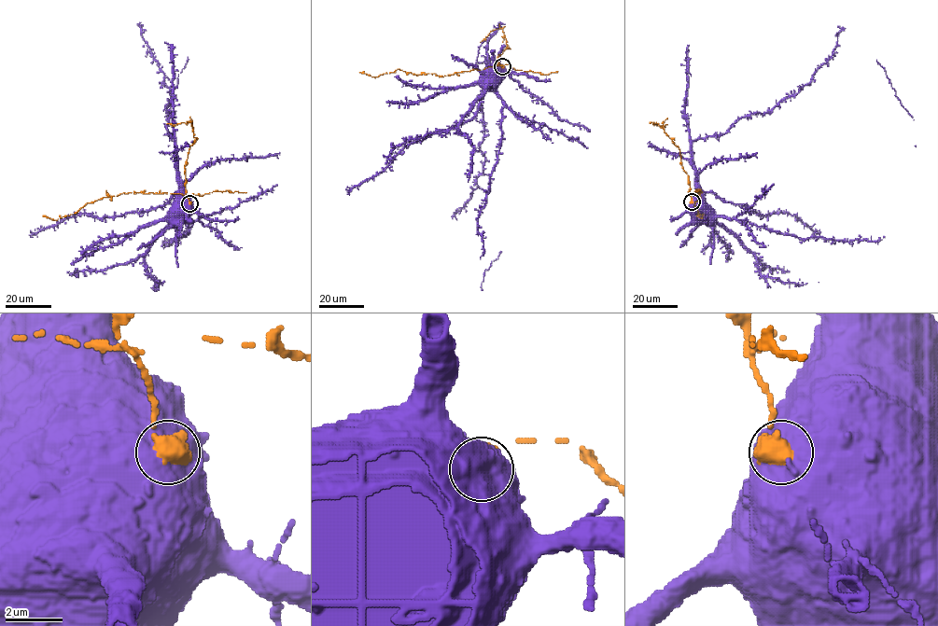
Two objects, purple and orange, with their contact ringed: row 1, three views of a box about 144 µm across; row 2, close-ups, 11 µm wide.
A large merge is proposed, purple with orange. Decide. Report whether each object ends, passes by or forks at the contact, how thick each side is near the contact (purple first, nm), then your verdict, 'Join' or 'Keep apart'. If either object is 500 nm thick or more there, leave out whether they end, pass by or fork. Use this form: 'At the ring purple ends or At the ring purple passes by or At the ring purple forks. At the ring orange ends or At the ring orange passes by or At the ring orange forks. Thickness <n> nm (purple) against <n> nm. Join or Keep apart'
Thickness 950 nm (purple) against 700 nm. Keep apart

